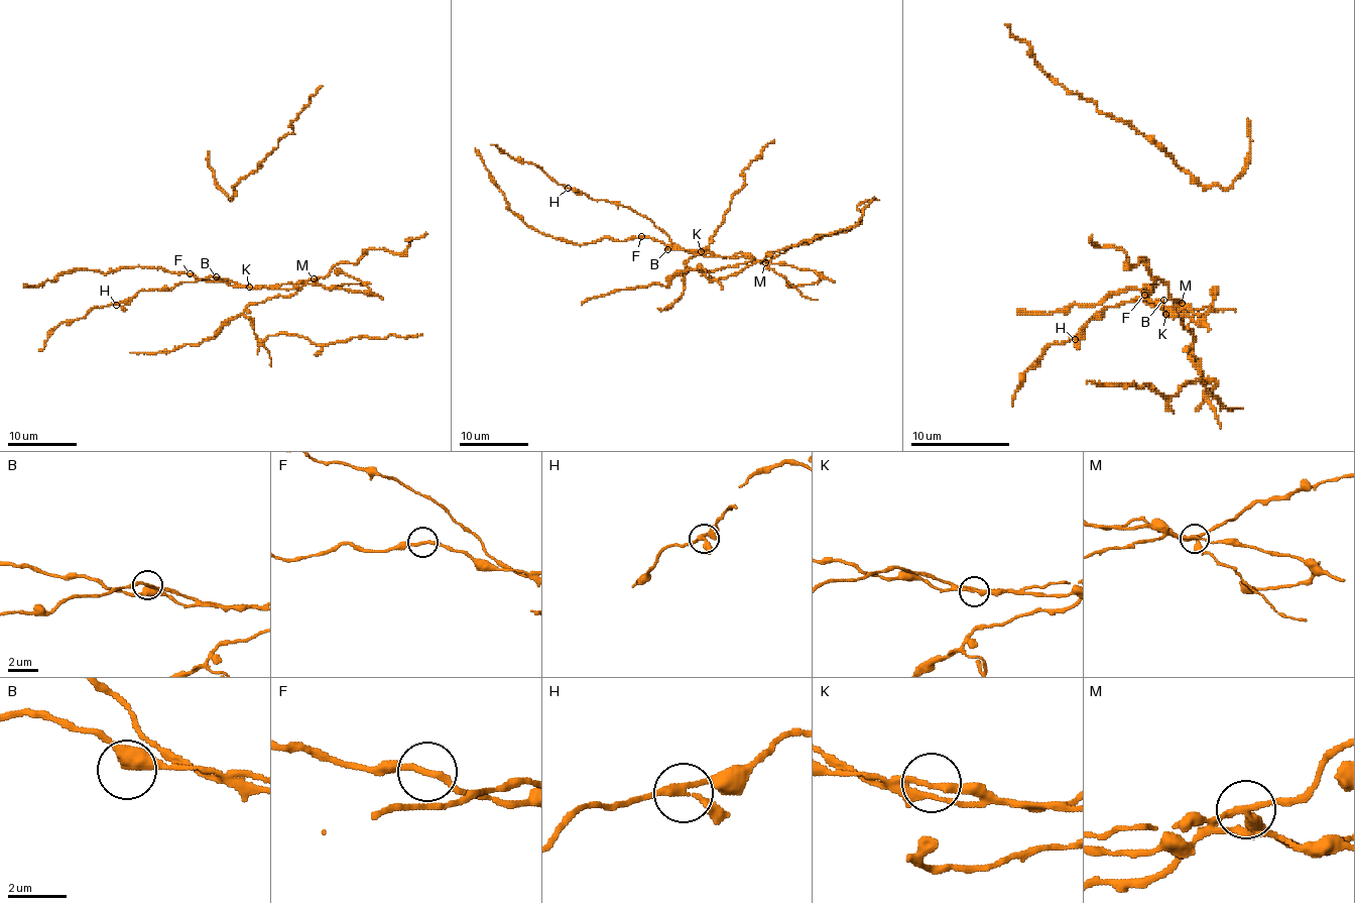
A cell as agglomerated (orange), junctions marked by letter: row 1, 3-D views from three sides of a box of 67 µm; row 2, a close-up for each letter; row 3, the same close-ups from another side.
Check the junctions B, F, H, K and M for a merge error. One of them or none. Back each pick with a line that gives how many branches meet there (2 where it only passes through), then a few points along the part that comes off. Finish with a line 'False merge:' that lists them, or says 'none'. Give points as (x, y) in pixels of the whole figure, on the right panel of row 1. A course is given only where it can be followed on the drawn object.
M: 3 branches meet
False merge: M

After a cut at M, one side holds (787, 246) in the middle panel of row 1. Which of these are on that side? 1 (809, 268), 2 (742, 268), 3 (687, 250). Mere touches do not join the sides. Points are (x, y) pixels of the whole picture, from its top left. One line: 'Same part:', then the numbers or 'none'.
Same part: 2

